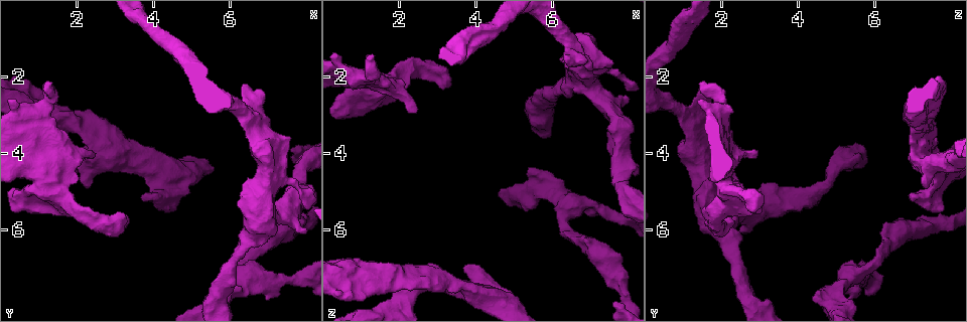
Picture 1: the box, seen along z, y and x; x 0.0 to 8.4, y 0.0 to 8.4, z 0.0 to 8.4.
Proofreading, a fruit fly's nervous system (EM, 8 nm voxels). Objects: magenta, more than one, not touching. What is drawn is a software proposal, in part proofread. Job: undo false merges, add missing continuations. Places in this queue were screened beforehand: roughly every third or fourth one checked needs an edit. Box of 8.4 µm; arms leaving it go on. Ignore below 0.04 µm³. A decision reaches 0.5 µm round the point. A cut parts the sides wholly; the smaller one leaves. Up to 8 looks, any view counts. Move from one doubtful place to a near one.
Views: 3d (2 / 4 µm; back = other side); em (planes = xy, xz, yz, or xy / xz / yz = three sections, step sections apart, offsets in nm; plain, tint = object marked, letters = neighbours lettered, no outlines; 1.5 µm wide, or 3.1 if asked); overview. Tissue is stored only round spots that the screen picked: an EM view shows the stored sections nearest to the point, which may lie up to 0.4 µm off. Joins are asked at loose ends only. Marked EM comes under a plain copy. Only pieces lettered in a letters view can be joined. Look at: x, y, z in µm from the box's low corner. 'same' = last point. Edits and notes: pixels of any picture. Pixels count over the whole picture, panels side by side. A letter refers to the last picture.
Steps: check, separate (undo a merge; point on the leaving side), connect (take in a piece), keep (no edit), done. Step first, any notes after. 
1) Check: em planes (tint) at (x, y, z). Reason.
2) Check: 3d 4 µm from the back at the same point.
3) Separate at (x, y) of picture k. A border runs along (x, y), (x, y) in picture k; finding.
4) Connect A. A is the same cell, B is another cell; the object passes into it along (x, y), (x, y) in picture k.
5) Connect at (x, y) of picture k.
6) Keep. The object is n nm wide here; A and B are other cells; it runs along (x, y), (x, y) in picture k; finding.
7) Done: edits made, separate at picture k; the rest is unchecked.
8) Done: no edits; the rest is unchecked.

Check: 3d 2 µm at (3.80, 3.80, 7.50). Branch stops here.

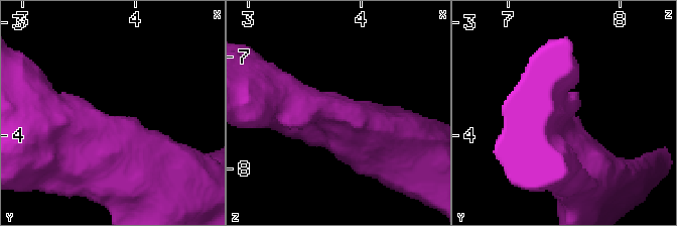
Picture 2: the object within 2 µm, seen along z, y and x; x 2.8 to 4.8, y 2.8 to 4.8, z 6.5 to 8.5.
Check: em planes (letters) at (3.78, 3.82, 7.52).

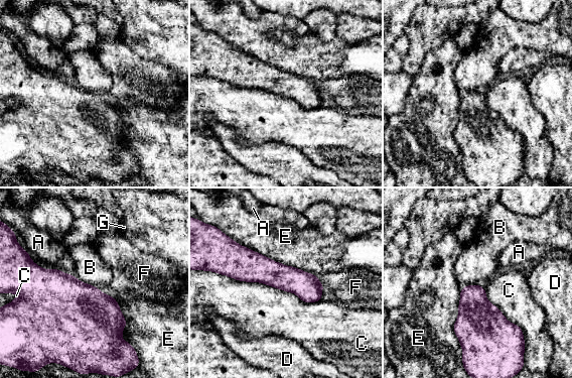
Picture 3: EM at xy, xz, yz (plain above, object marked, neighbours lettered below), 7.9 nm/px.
Keep. The object is 200 nm wide here; the longest contact is with C, 850 nm; A, B, C, D, E, F and G are other cells; none of them fits.

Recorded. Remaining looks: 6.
Check: em xy step 8 (letters) at (1.30, 2.15, 1.45). An open end.

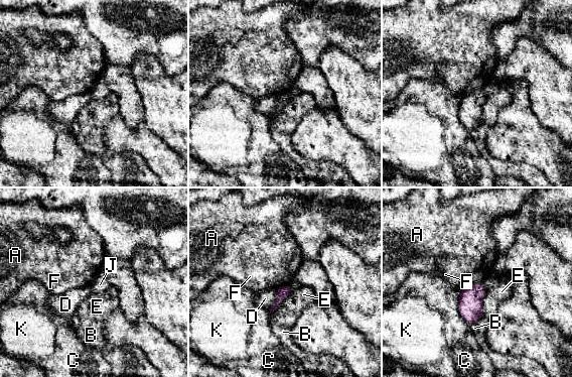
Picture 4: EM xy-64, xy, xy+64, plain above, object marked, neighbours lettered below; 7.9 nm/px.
Check: em planes (letters) at the same point.

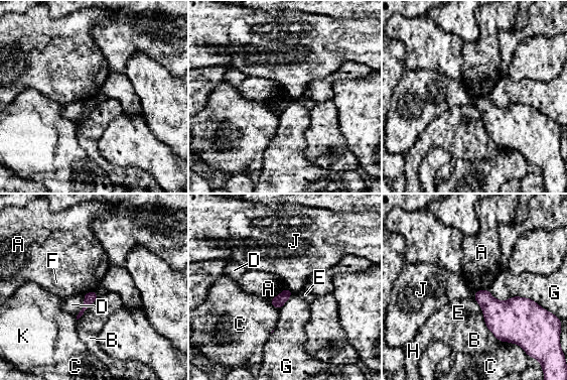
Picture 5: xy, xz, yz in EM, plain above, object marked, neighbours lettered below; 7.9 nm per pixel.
Keep. The longest contact is with G, 500 nm; A, B, C, D, E, F, G, H, J and K are other cells; a border runs along (286, 287), (270, 301) in picture 5; no lettered piece goes on from it.

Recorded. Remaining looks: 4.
Check: em xy step 4 (letters) at (7.95, 6.00, 2.50). An open end.

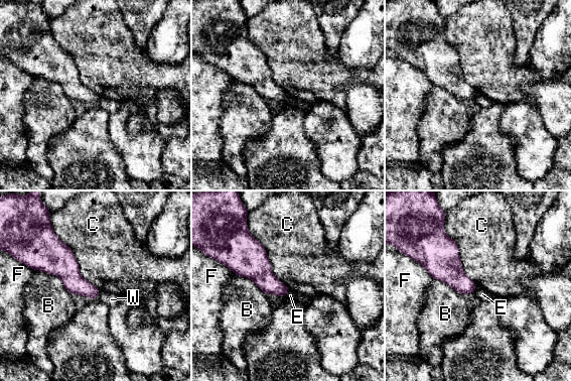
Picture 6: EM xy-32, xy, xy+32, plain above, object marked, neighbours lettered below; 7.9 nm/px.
Check: em planes (letters) at the same point. Another direction.

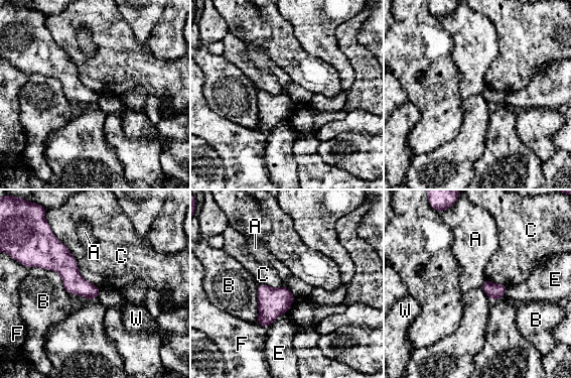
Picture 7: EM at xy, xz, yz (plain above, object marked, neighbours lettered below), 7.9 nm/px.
Keep. The longest contact is with C, 600 nm; A, B, C, E, F and W are other cells; no lettered piece goes on from it.

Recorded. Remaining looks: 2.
Done: no edits; the rest is unchecked.

